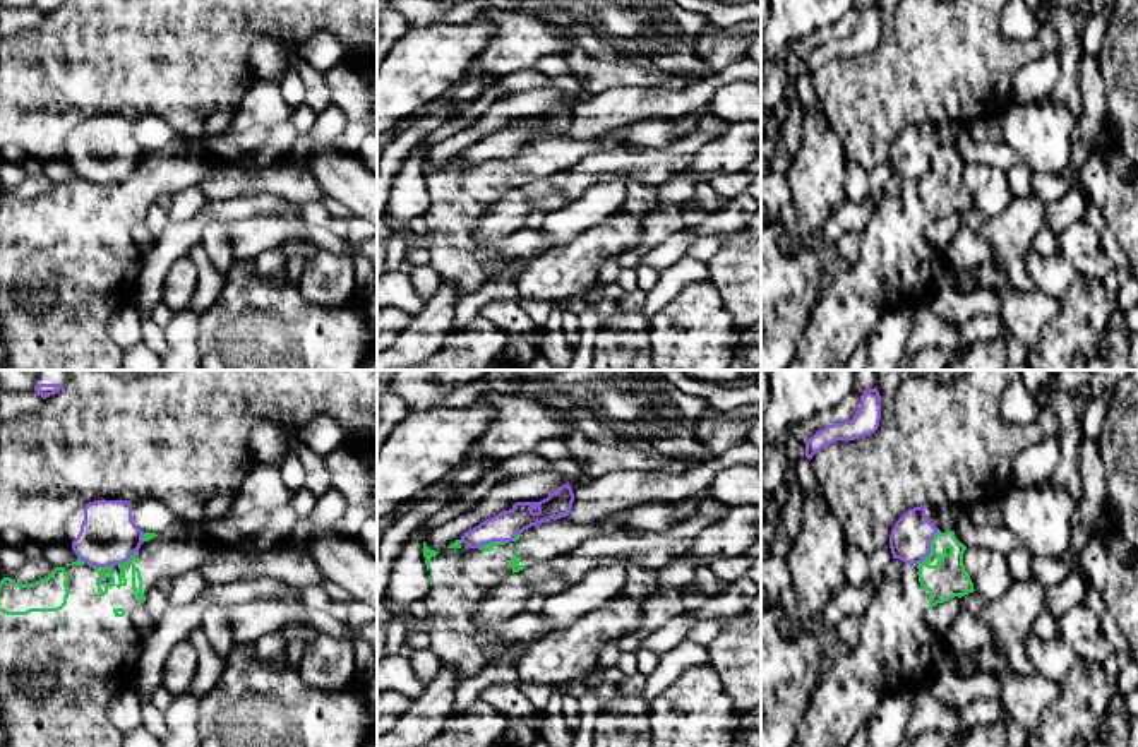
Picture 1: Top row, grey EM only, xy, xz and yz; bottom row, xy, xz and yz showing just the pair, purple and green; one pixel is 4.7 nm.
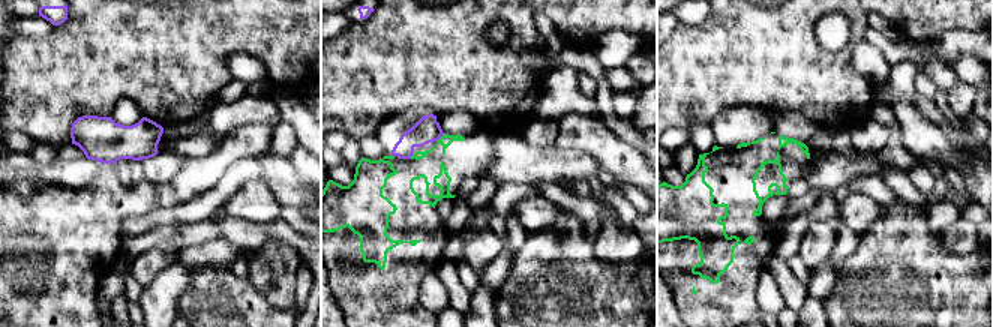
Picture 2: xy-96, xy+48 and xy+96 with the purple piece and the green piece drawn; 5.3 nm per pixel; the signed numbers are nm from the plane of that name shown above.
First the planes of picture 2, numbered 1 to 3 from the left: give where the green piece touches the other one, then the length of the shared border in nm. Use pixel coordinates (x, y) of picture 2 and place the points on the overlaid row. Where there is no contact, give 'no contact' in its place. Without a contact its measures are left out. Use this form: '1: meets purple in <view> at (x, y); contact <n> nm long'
1: no contact
2: meets purple in xy+48 at (440, 137); contact 60 nm long
3: no contact

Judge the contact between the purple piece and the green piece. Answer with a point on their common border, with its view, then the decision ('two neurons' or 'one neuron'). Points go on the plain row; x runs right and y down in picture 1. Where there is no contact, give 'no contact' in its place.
meets purple in yz at (929, 165); two neurons

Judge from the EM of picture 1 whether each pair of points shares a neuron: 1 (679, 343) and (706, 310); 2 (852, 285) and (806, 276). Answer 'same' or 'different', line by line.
1: same
2: different

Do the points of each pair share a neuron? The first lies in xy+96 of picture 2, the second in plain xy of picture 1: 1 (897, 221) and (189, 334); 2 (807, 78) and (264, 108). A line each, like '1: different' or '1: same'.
1: different
2: different

